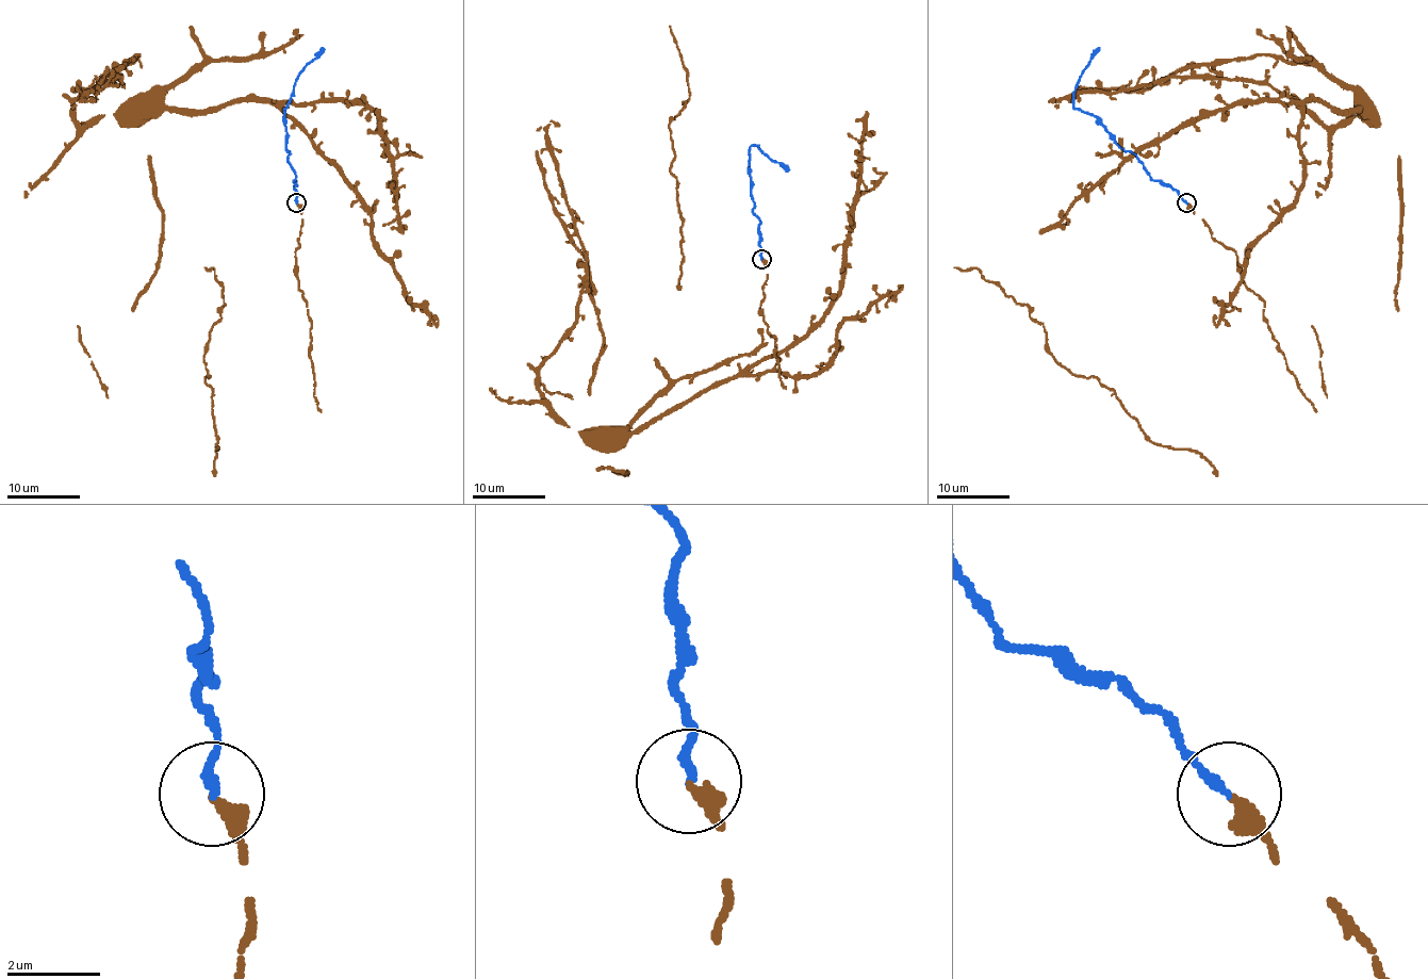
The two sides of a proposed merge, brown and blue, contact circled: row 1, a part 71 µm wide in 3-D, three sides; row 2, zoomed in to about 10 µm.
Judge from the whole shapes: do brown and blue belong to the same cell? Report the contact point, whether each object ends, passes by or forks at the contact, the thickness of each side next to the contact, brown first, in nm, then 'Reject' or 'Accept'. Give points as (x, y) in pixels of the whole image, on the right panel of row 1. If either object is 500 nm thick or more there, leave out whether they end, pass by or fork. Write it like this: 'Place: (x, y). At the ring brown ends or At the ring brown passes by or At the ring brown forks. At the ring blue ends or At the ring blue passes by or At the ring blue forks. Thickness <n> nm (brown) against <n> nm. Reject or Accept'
Place: (1186, 202). At the ring brown ends. At the ring blue ends. Thickness 320 nm (brown) against 190 nm. Accept

